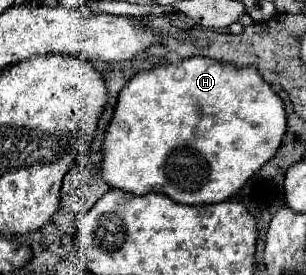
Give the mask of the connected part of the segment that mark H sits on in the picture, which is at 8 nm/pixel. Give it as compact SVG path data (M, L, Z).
M193 56L179 64L155 66L137 72L119 92L113 120L103 140L101 176L111 188L143 196L147 192L167 194L179 204L225 202L267 164L281 146L287 130L283 100L263 80L255 66L235 66Z

